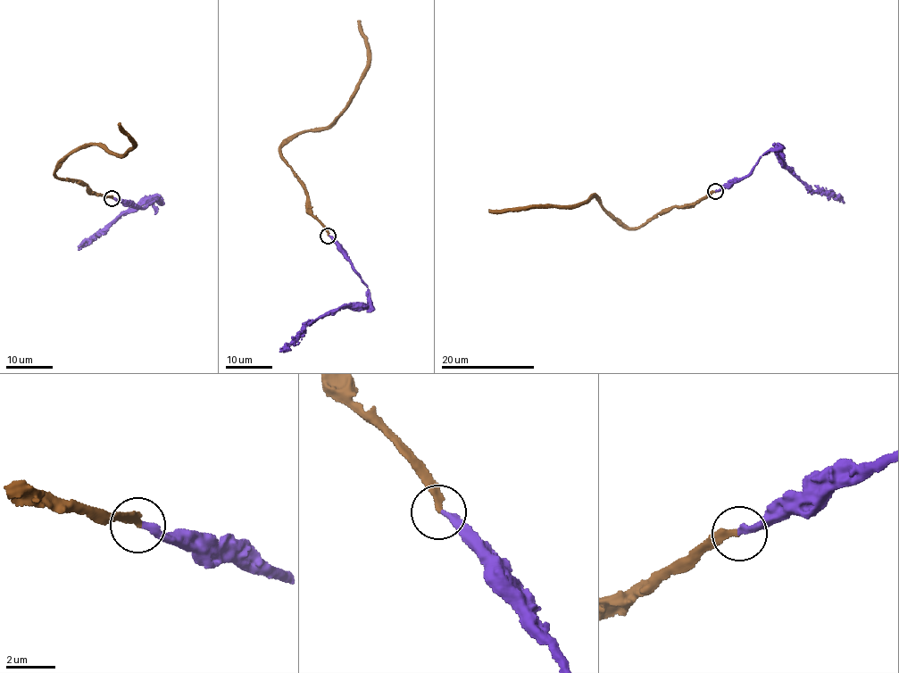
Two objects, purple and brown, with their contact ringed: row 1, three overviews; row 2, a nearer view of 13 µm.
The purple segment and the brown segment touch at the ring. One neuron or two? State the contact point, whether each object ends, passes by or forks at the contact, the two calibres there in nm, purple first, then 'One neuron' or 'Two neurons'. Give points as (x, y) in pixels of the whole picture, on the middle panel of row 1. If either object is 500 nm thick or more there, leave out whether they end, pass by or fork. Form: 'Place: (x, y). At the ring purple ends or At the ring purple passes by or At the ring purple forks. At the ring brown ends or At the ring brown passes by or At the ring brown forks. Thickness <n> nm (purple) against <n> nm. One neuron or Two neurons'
Place: (328, 236). At the ring purple ends. At the ring brown ends. Thickness 280 nm (purple) against 260 nm. One neuron

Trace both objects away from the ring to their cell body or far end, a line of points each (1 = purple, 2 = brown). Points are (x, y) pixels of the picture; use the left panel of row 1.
1: (112, 198), (123, 204), (139, 208), (157, 200), (141, 200), (78, 249)
2: (112, 198), (55, 173), (79, 148), (100, 145), (120, 155), (134, 147), (117, 124)

